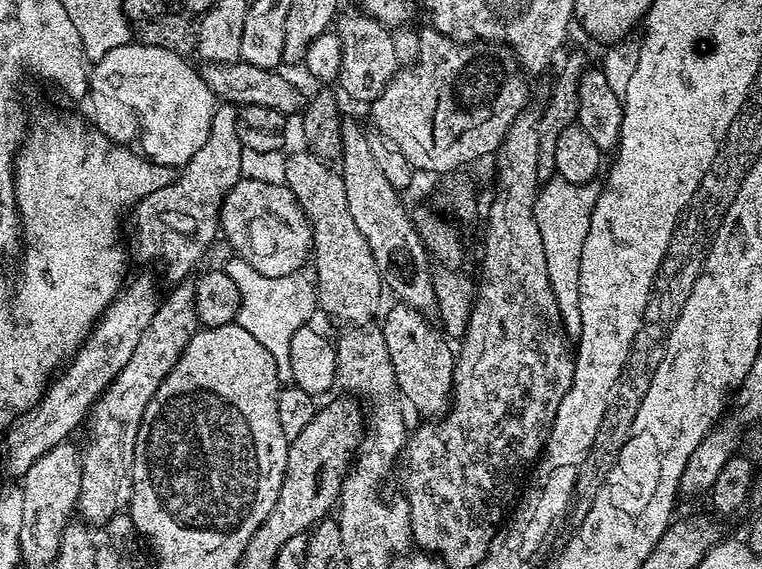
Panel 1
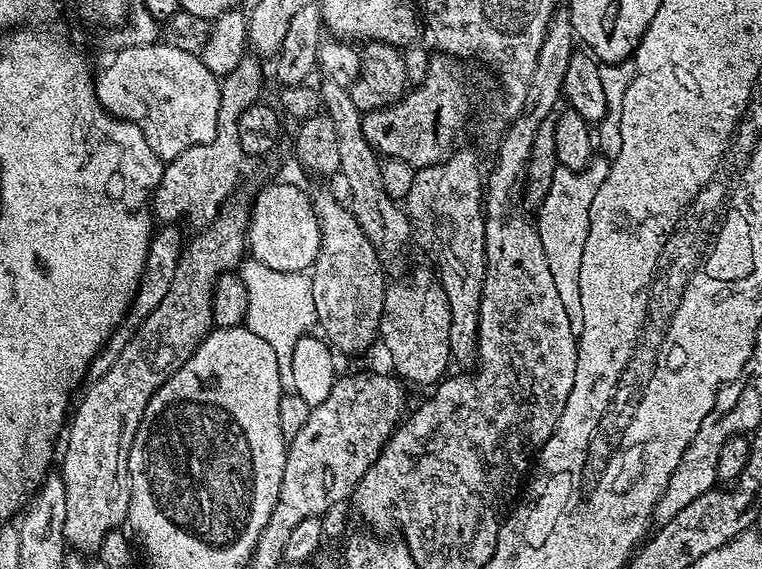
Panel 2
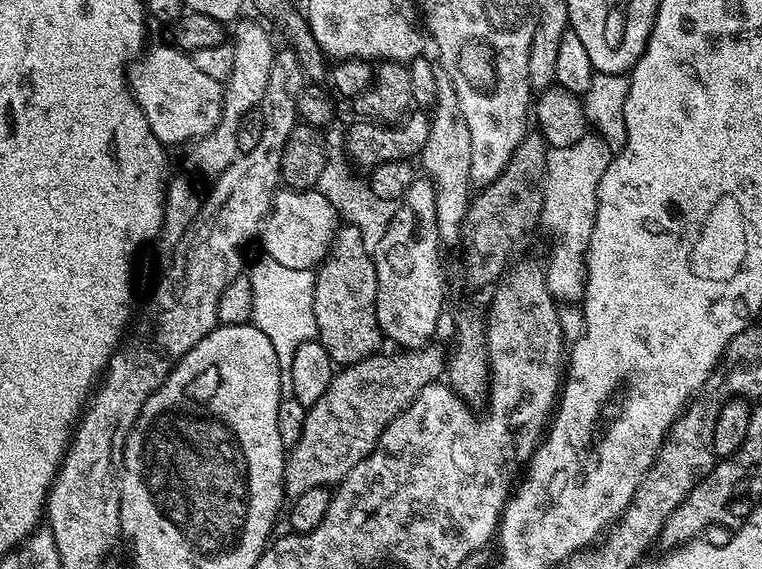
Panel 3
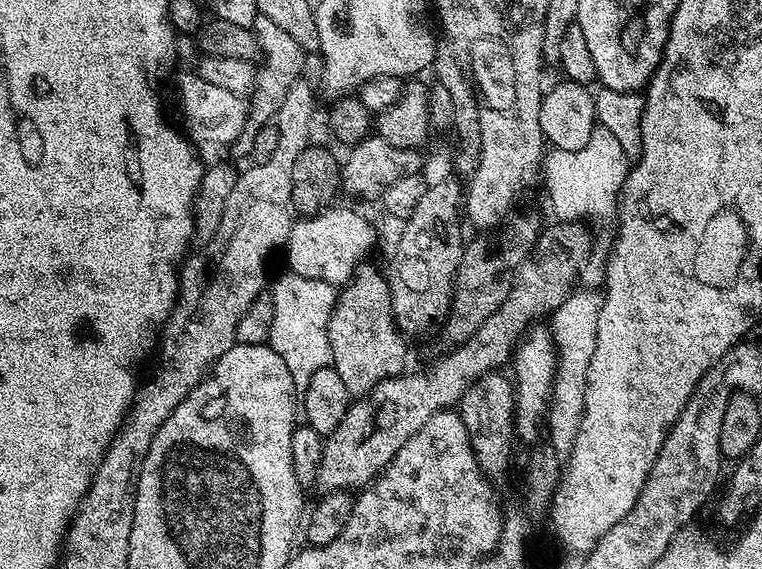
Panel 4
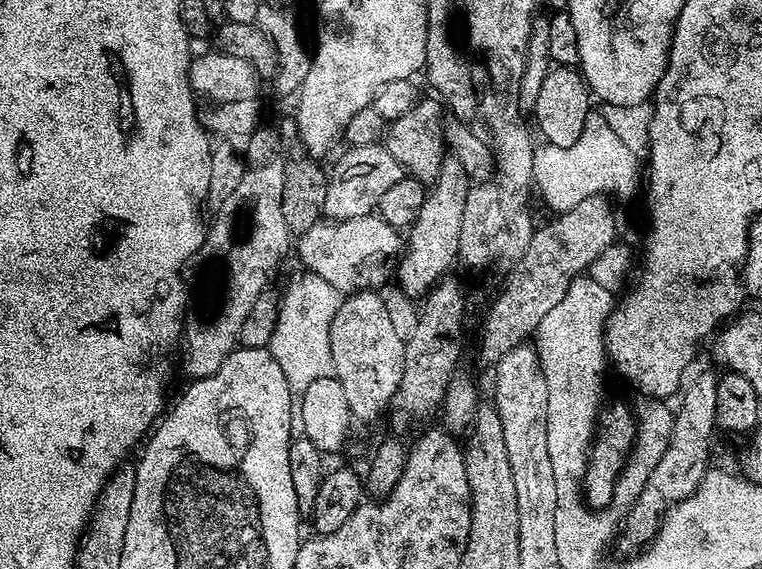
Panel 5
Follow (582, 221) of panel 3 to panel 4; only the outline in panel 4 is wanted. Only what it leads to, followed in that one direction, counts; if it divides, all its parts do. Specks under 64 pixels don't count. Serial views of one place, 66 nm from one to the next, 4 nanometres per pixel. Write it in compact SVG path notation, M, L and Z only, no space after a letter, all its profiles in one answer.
M596 126L589 131L586 146L582 150L562 150L561 148L552 148L545 155L542 161L542 184L548 191L548 204L552 207L552 212L557 221L583 221L583 216L604 216L608 211L613 211L617 203L620 187L628 176L630 161L623 153L622 145L610 134L609 130Z

